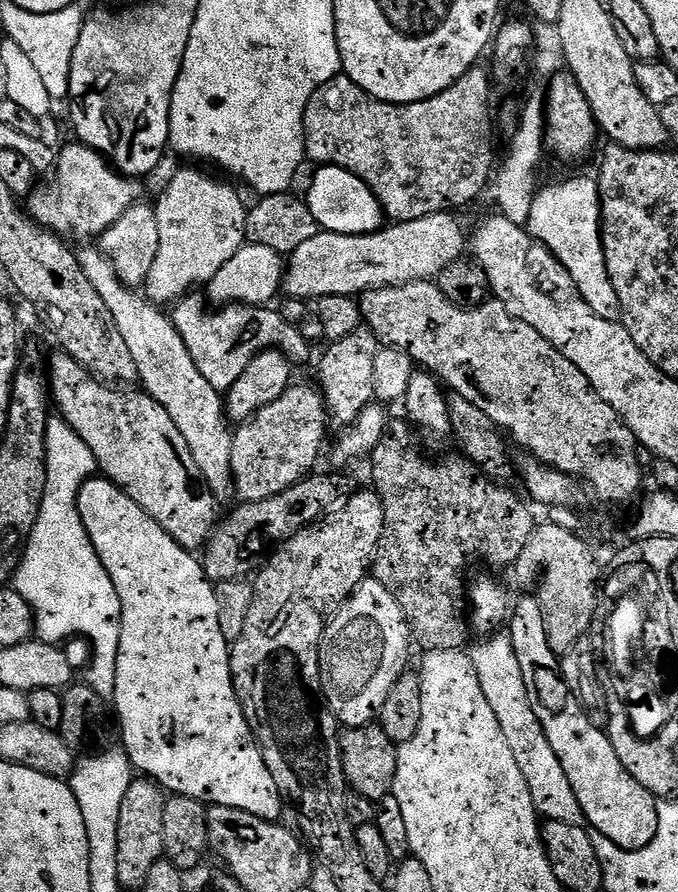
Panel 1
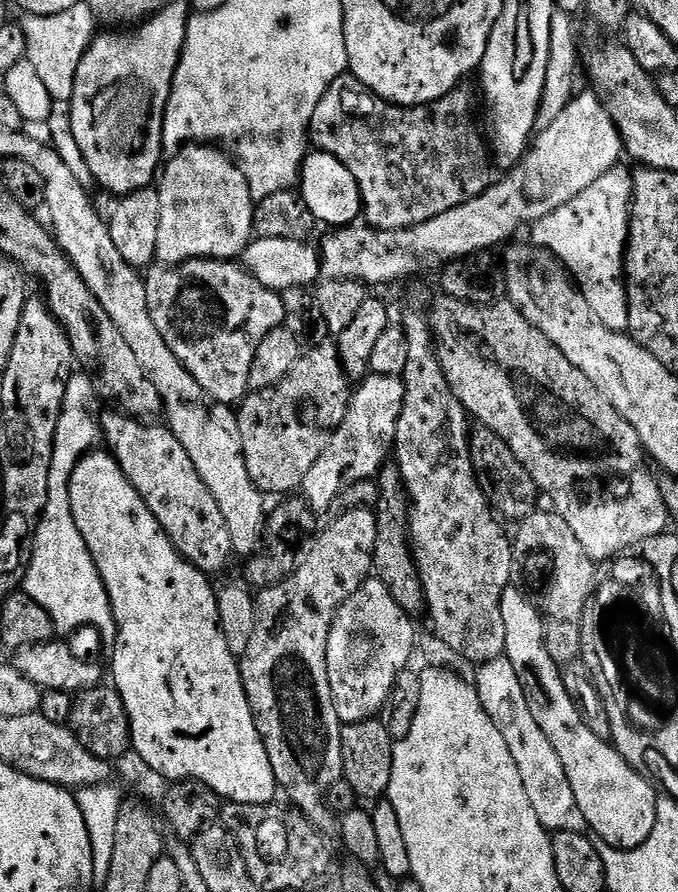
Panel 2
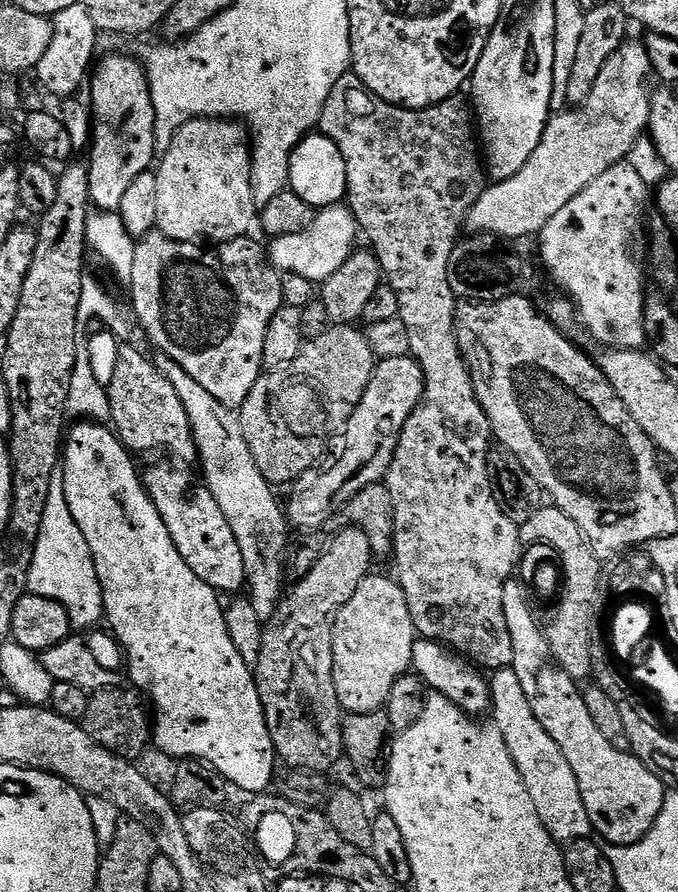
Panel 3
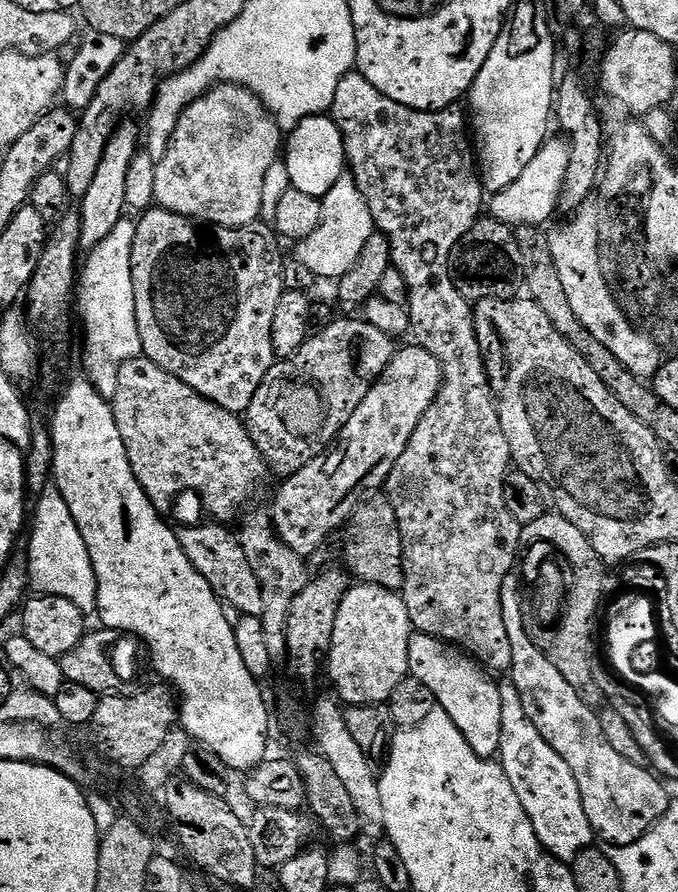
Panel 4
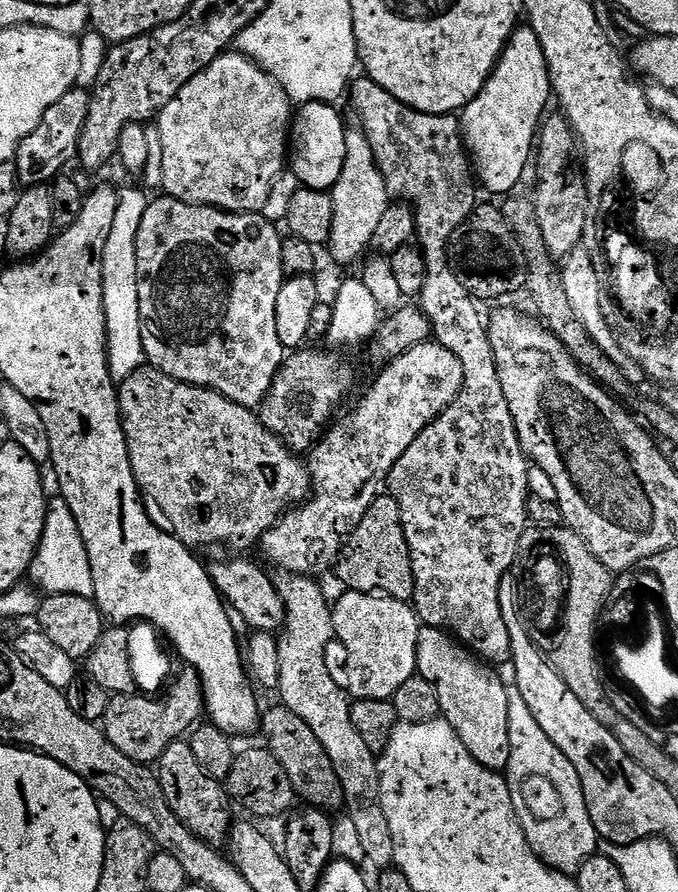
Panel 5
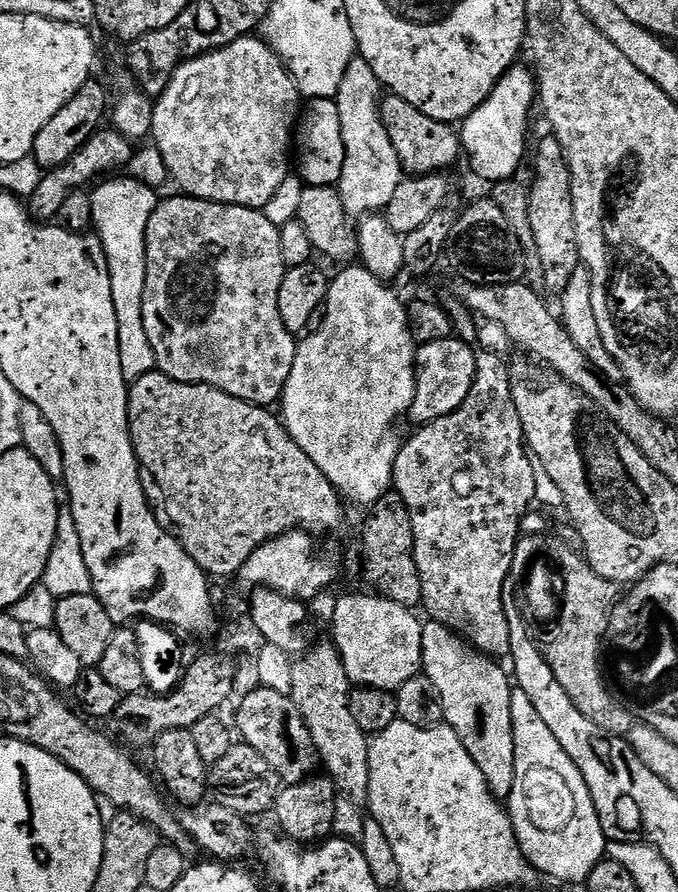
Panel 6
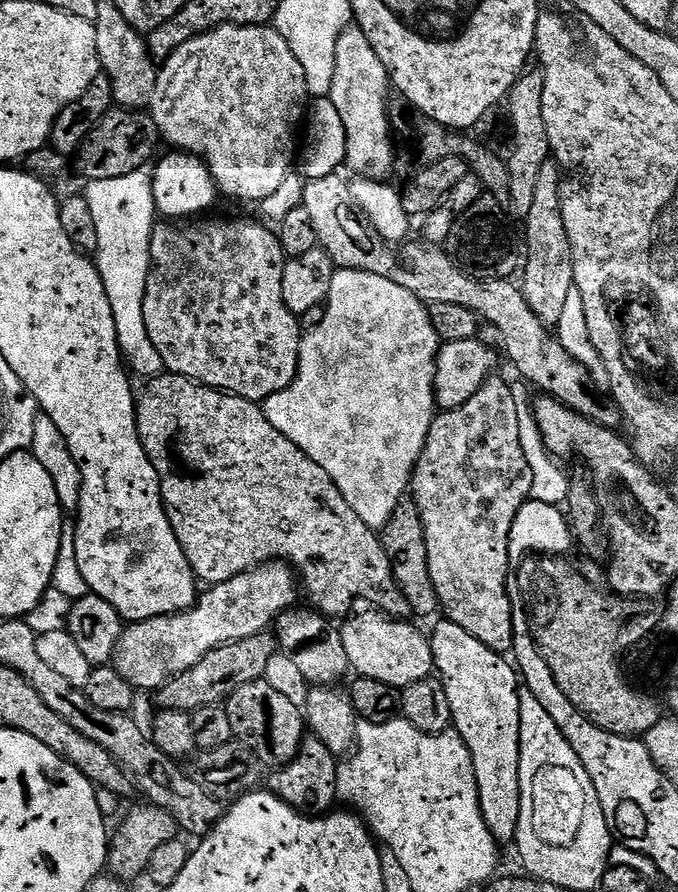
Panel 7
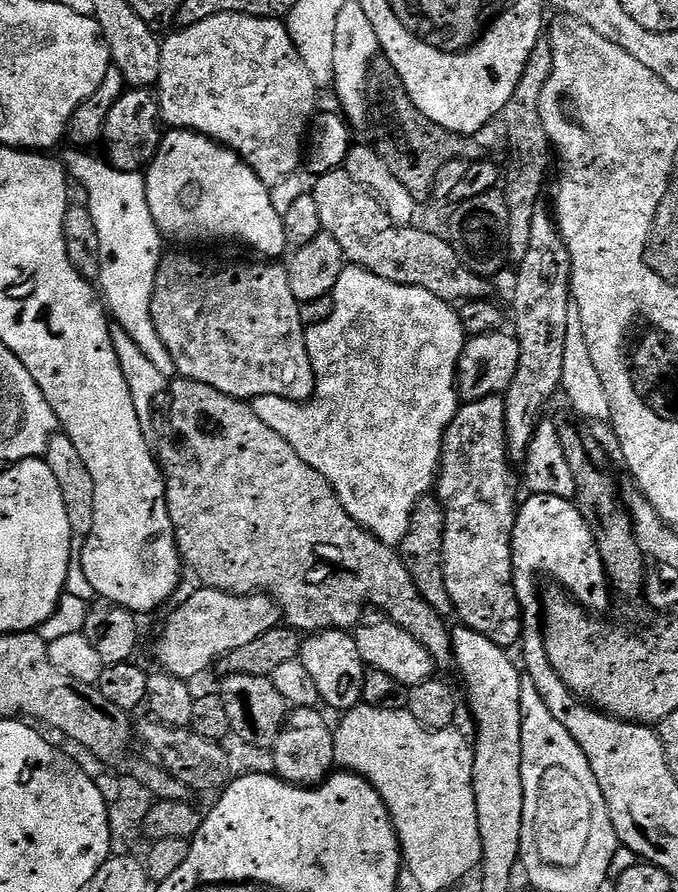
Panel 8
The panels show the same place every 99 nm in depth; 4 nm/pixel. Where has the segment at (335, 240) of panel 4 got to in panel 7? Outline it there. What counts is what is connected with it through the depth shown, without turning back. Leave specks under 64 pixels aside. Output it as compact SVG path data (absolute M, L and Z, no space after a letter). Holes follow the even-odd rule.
M355 26L345 28L338 38L334 62L334 86L330 99L342 118L342 126L346 126L347 167L352 167L357 177L383 181L387 172L391 173L394 168L394 129L390 123L390 103L387 100L390 81L386 66L382 66L382 58L374 54L364 31Z

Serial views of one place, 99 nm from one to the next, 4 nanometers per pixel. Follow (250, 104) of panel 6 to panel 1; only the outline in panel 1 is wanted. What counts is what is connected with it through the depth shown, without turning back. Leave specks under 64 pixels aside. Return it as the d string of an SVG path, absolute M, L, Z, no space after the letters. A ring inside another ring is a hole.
M196 168L182 169L154 207L158 218L158 258L154 258L154 266L150 266L148 281L142 288L153 304L165 306L188 295L197 286L207 285L238 254L246 242L244 227L248 208L230 185Z

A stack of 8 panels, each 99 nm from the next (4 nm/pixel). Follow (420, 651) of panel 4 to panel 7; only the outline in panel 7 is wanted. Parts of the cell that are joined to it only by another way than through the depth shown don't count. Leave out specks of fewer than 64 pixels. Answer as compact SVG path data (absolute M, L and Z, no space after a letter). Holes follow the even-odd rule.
M440 618L435 621L436 629L430 632L430 643L432 645L432 663L435 671L438 673L438 679L444 683L446 690L446 699L450 702L450 714L452 715L452 728L456 735L462 738L462 742L470 750L470 758L474 762L474 778L478 782L478 802L482 810L482 818L486 822L486 826L490 830L492 837L496 839L497 845L511 845L516 839L516 831L518 830L518 814L520 813L520 797L522 789L520 787L520 690L521 681L518 679L518 673L511 663L508 664L501 653L490 650L490 646L486 646L482 642L478 642L478 638L474 638L474 634L466 634L466 630L462 630L462 626L458 626L454 622L450 622L447 618Z

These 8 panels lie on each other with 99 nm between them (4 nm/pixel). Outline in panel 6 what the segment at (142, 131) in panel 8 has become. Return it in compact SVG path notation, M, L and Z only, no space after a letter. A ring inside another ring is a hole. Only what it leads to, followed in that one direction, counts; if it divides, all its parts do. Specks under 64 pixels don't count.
M108 126L103 130L97 130L80 147L80 151L74 153L66 163L57 168L49 168L43 173L38 188L30 197L31 215L40 222L55 221L58 210L62 210L62 202L66 202L66 198L72 192L81 191L85 186L88 186L84 184L90 183L95 176L104 178L109 174L119 173L116 172L119 168L126 167L132 160L132 148L134 148L133 141L127 140L122 134L116 132L115 128Z

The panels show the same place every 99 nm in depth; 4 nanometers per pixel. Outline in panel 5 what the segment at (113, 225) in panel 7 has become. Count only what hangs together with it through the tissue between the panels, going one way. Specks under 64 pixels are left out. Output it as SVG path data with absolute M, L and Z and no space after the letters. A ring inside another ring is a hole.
M136 188L123 189L120 192L118 214L114 214L114 230L110 230L102 262L108 365L113 380L117 382L130 378L130 374L134 374L146 364L142 346L142 322L138 310L138 226L142 226L142 214L146 214L148 201L149 197L143 196Z

